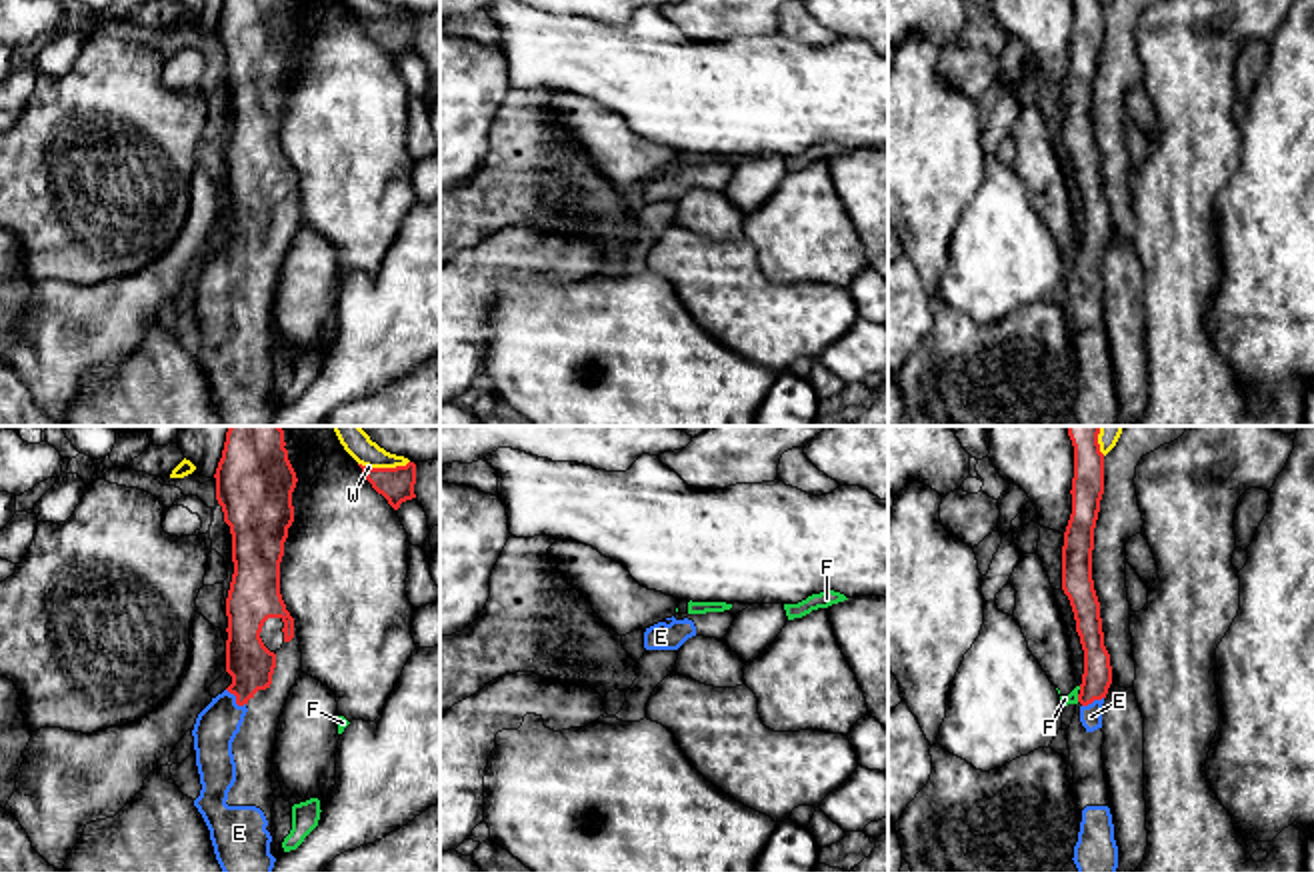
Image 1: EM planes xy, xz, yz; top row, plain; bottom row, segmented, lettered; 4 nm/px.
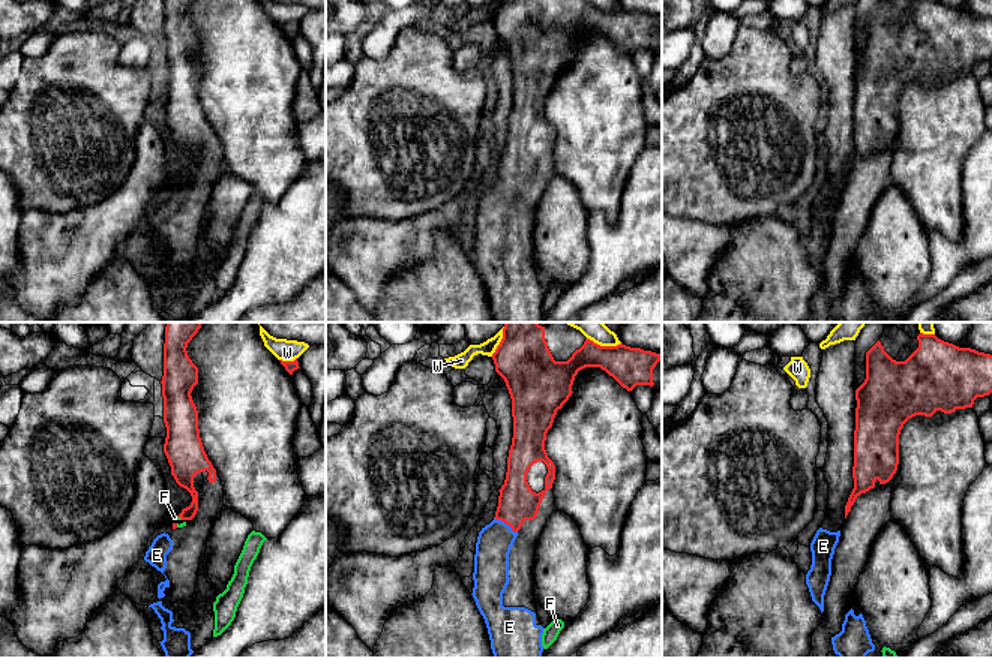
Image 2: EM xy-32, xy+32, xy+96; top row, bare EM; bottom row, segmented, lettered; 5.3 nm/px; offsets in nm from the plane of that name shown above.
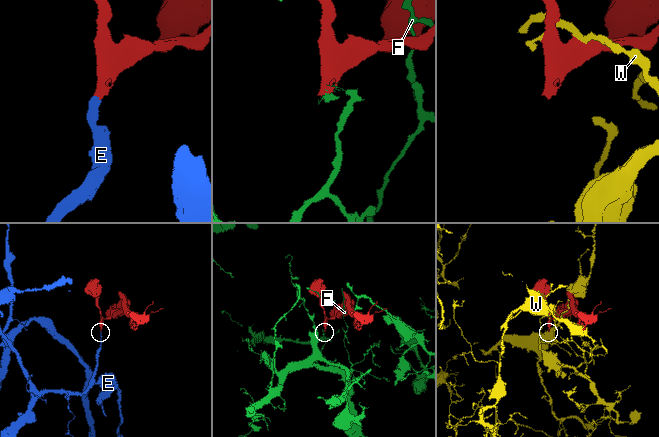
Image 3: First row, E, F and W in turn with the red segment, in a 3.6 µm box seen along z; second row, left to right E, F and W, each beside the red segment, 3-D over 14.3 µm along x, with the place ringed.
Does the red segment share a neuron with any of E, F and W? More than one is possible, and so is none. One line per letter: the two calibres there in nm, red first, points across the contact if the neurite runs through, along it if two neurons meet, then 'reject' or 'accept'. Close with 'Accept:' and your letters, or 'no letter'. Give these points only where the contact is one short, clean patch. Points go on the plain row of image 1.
E: 190 nm thick on the red side, 170 nm on the other; runs through xy (250, 216), (236, 252), (216, 278); accept
F: 120 nm thick on the red side, 50 nm on the other; reject
W: 140 nm thick on the red side, 80 nm on the other; reject
Accept: E

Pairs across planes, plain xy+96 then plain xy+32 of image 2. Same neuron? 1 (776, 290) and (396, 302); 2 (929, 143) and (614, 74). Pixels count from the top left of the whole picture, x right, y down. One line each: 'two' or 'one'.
1: one
2: one

